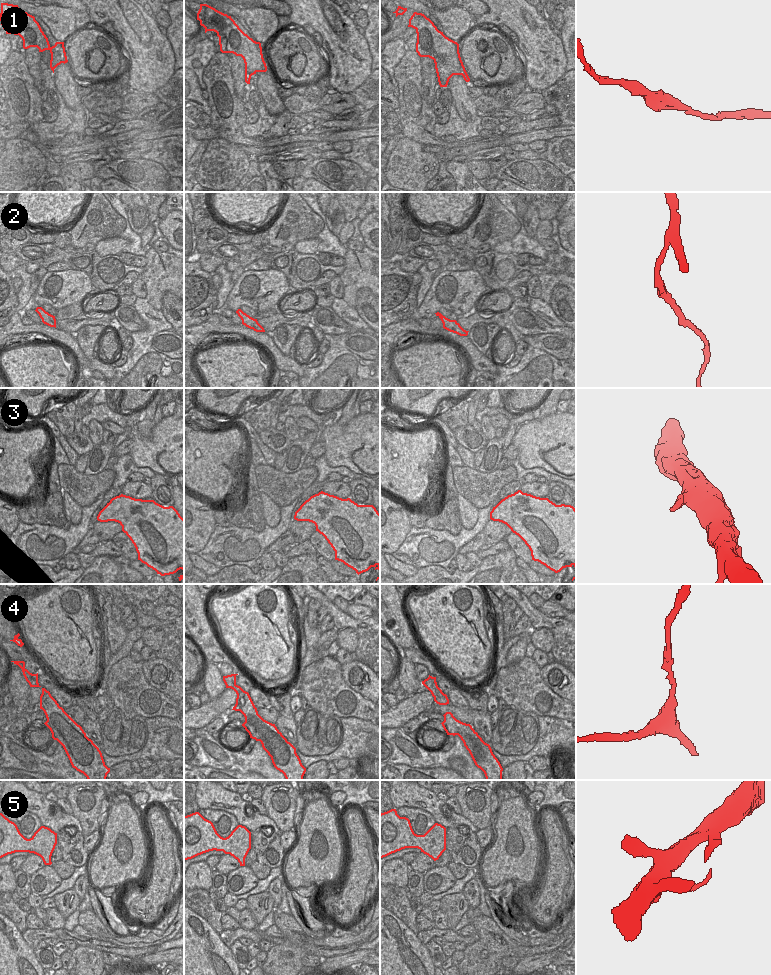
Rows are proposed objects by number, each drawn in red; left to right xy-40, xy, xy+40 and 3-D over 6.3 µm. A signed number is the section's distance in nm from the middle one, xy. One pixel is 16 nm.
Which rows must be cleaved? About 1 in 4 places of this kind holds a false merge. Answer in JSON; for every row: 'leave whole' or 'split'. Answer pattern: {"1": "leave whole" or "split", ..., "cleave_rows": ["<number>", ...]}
{"1": "leave whole", "2": "leave whole", "3": "leave whole", "4": "leave whole", "5": "leave whole", "cleave_rows": []}

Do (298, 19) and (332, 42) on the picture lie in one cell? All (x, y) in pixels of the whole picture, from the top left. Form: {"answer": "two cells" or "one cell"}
{"answer": "one cell"}

